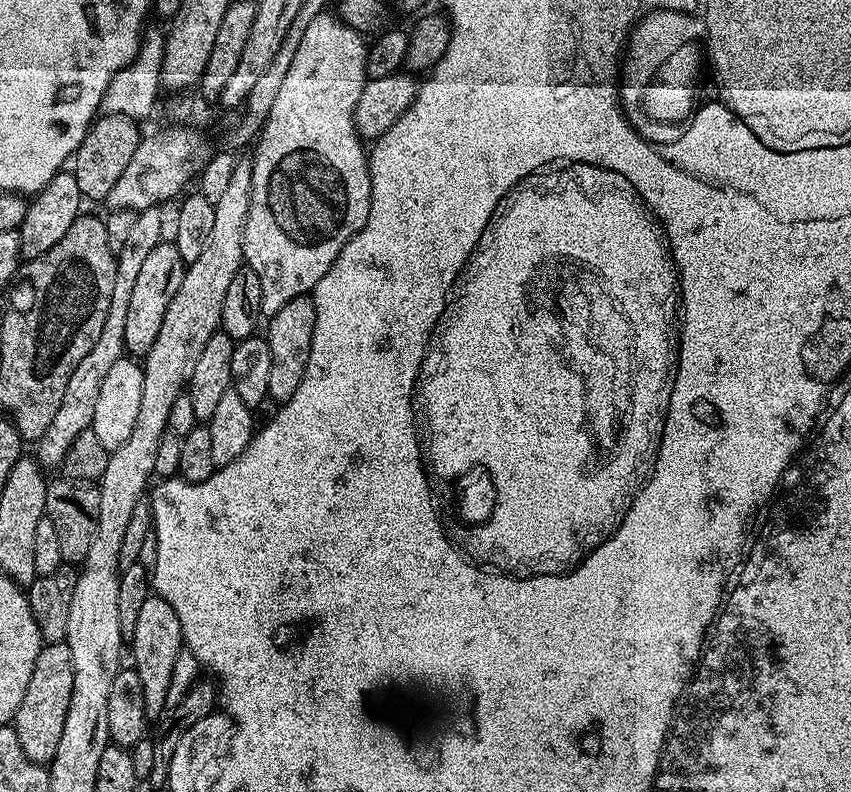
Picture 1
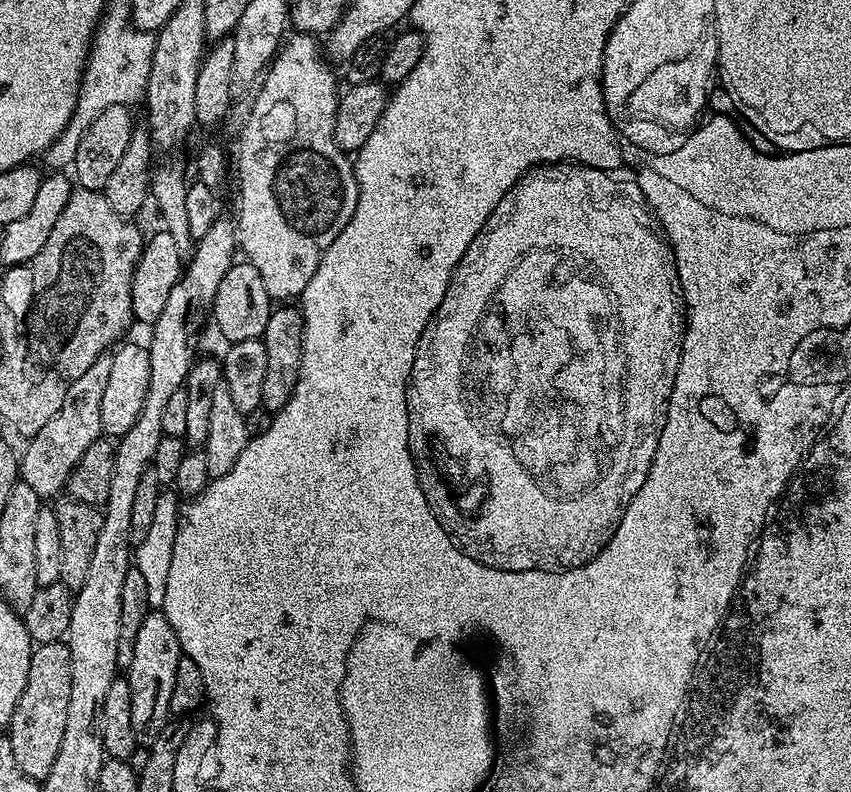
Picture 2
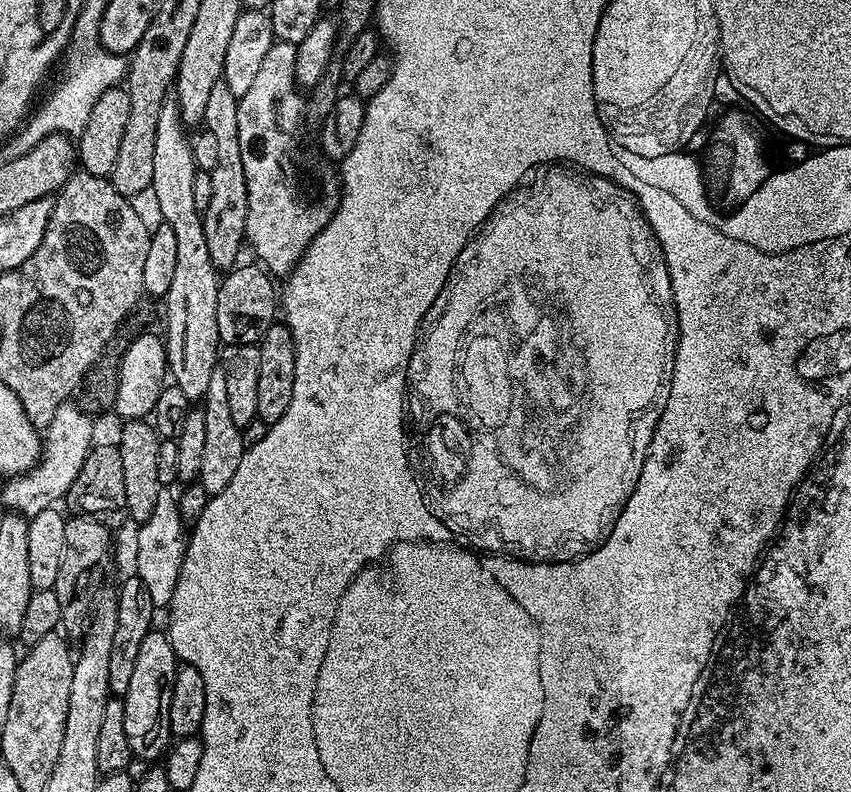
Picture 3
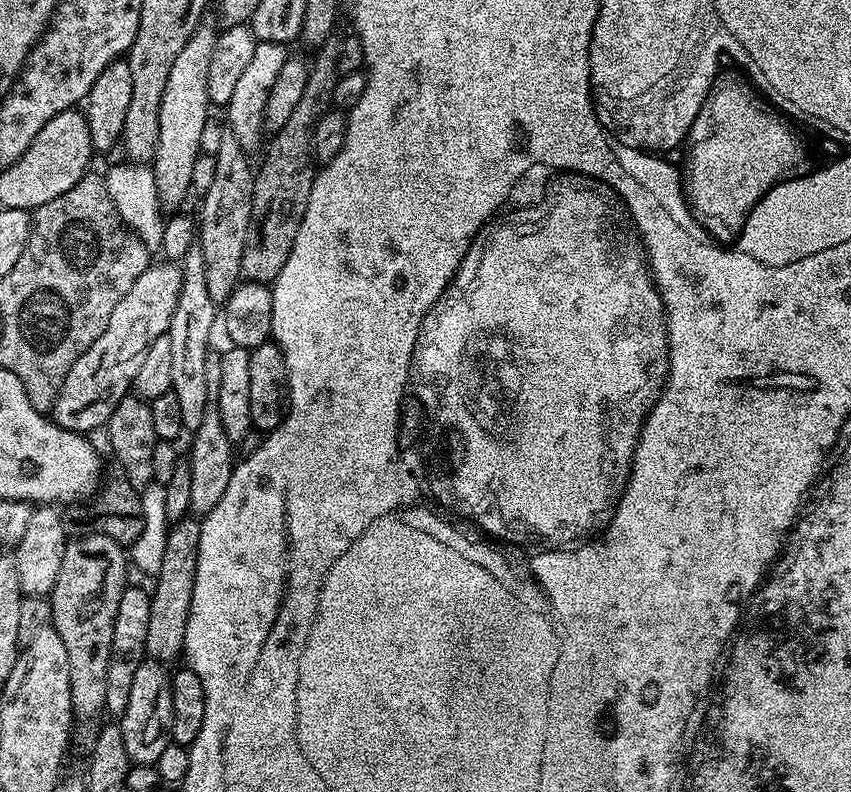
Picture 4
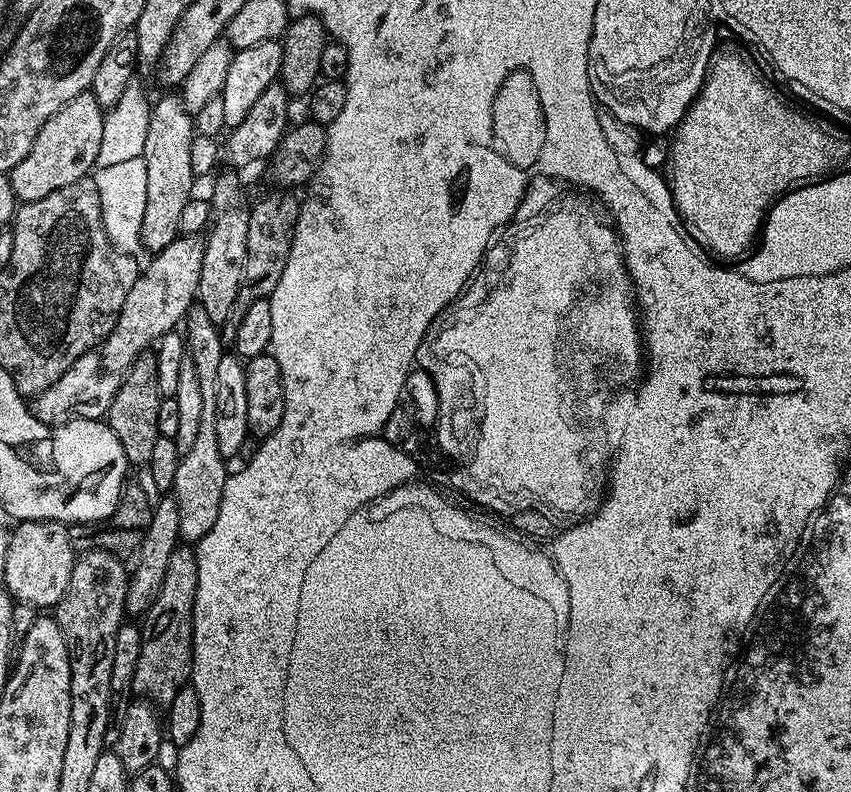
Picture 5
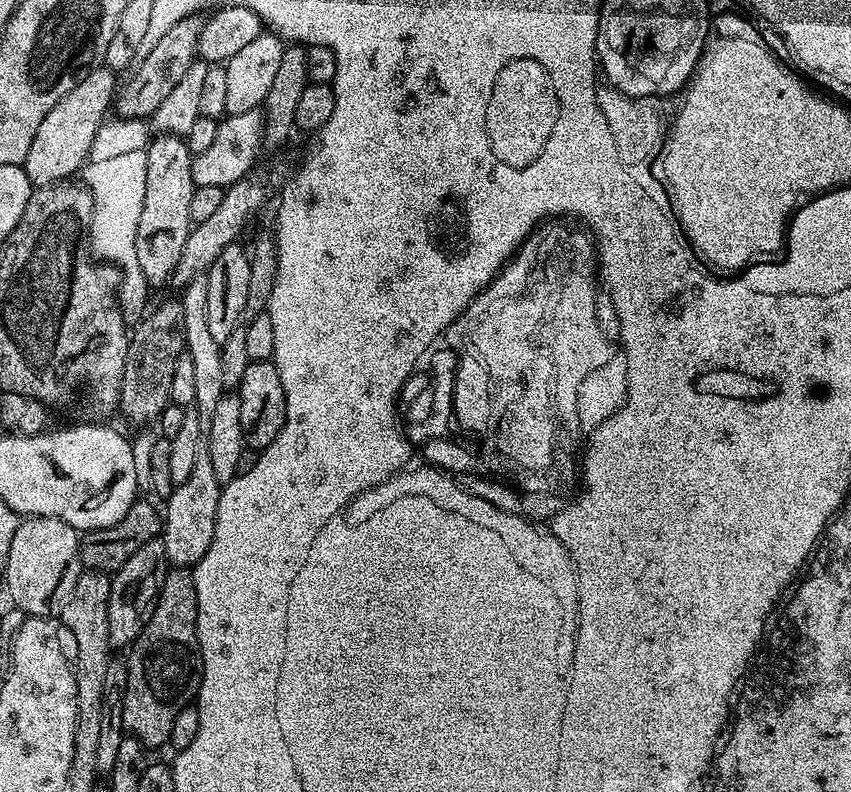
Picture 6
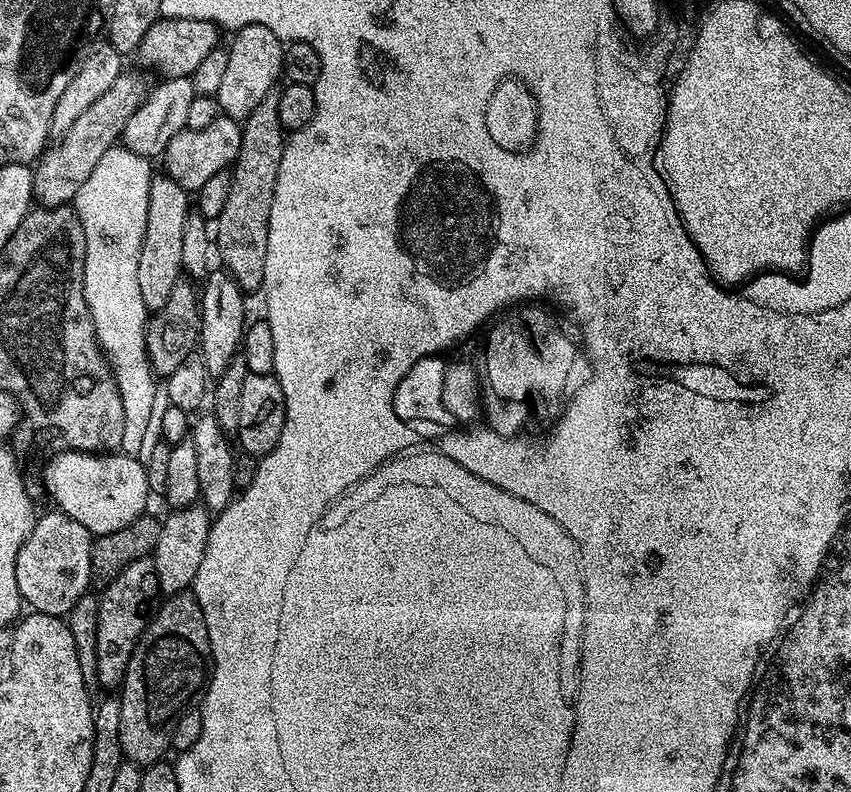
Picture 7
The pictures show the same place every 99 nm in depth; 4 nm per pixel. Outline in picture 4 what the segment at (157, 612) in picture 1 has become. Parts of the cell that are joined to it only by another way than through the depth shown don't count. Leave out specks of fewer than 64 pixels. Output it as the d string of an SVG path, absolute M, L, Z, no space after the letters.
M151 658L145 659L134 674L134 682L130 685L130 702L126 702L126 710L119 713L118 723L122 730L122 738L126 742L126 754L133 764L155 764L162 750L166 750L172 738L172 711L170 710L170 672L163 663Z

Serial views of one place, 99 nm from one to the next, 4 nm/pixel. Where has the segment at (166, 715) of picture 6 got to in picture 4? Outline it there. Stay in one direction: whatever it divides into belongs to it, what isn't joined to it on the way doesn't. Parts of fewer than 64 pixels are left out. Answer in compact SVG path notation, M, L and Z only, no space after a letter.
M189 514L175 521L168 529L166 550L154 580L156 589L153 587L150 592L150 626L146 626L146 653L157 662L179 661L184 650L186 622L190 618L190 602L194 598L200 525L201 521L195 515Z

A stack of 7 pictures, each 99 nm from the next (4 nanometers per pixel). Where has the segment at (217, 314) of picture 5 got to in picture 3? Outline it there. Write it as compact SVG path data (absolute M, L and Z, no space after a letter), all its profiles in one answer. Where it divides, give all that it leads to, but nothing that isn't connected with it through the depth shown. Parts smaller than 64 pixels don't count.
M223 82L214 86L206 101L203 127L218 142L218 162L212 167L210 204L202 215L206 230L206 247L210 249L210 262L218 270L231 270L241 259L240 247L246 244L246 174L242 171L242 153L238 147L238 97Z

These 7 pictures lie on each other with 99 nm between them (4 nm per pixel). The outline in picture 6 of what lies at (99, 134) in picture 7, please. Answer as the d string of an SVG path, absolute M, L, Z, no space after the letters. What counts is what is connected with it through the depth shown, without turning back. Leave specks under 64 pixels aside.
M195 15L182 18L182 22L174 22L163 29L158 45L143 59L140 66L131 69L132 77L125 84L123 81L114 101L117 117L143 121L156 113L158 106L162 106L163 100L174 90L174 86L178 86L178 81L198 58L196 47L201 27L201 17Z

